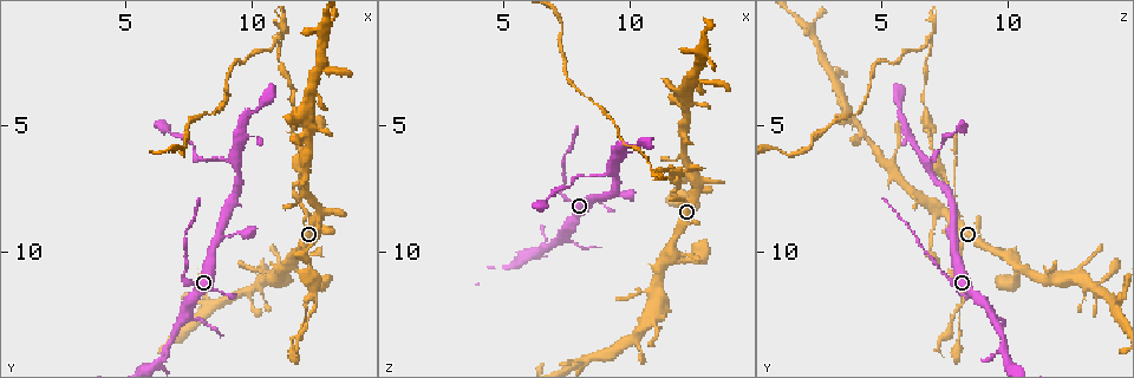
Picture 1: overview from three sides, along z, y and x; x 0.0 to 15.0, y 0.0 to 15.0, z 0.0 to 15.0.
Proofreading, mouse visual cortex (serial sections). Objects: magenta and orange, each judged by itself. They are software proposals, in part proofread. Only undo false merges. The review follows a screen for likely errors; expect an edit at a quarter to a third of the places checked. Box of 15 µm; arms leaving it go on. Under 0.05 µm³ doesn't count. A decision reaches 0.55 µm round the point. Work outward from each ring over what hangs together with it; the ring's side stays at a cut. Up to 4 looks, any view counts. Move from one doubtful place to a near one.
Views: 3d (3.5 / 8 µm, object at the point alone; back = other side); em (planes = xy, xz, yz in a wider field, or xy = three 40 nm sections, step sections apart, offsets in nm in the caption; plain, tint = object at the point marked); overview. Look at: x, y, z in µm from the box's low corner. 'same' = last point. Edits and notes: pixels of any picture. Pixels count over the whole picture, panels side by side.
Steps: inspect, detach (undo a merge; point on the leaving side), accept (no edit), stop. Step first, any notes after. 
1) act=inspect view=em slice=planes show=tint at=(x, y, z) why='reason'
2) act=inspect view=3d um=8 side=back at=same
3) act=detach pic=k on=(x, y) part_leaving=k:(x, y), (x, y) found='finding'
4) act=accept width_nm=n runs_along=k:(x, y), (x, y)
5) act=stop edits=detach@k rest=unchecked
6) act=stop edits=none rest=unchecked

act=inspect view=3d um=3.5 at=(11.8, 7.9, 7.9)

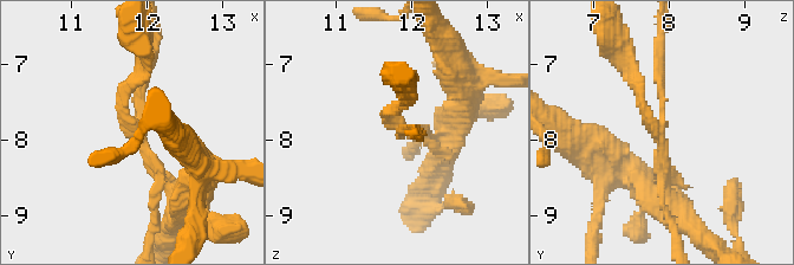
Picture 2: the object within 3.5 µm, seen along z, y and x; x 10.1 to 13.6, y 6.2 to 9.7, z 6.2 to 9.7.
act=inspect view=em slice=xy step=2 show=tint at=(11.85, 7.90, 7.85) why='shape alone is not enough'

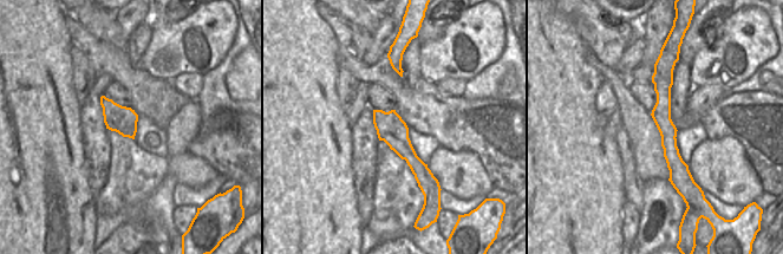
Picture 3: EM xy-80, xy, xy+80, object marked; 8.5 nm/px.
act=accept arm_widths_nm=150,150,150 runs_along=3:(664, 69), (663, 122), (682, 187) found='all the same cell'

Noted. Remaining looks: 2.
act=inspect view=3d um=3.5 at=(11.7, 4.2, 6.7) why='calibre changes'

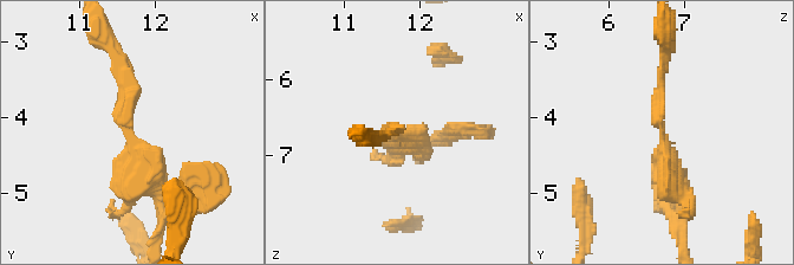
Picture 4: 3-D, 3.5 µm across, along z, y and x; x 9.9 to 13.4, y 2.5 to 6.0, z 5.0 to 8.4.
act=inspect view=em slice=xy step=3 show=tint at=(11.60, 4.15, 6.75) arm_widths_nm=150,300 why='now the EM'

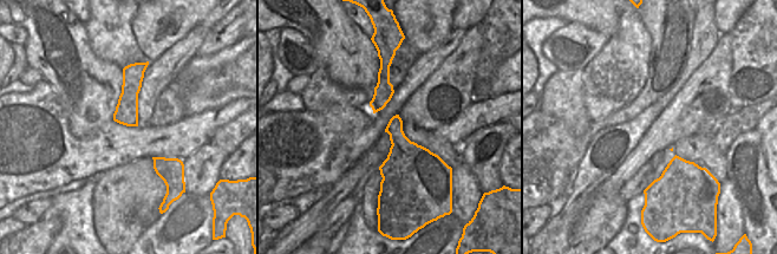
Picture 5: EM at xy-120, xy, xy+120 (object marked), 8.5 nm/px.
act=accept runs_along=4:(160, 194), (128, 128), (116, 52) found='all the same cell'

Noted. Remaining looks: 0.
act=stop edits=none rest=unchecked

